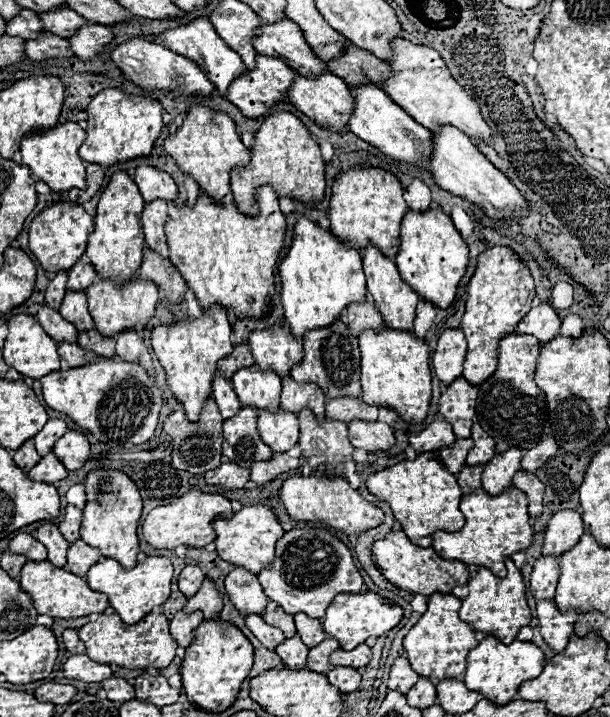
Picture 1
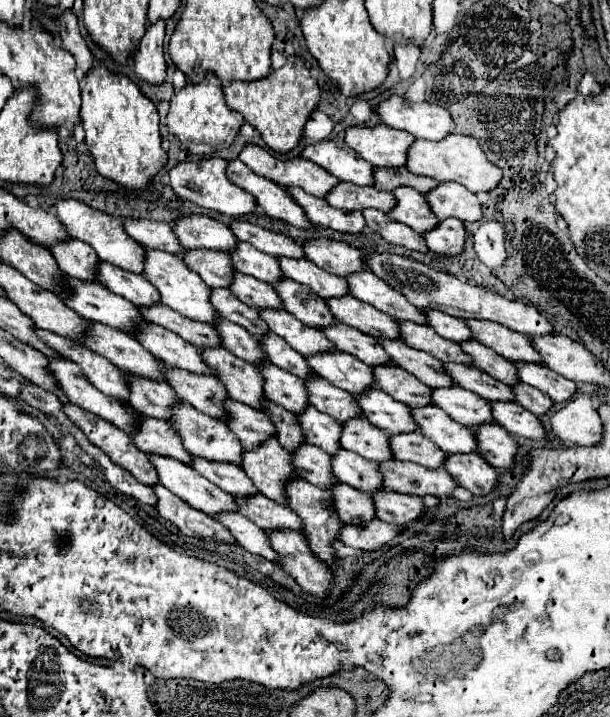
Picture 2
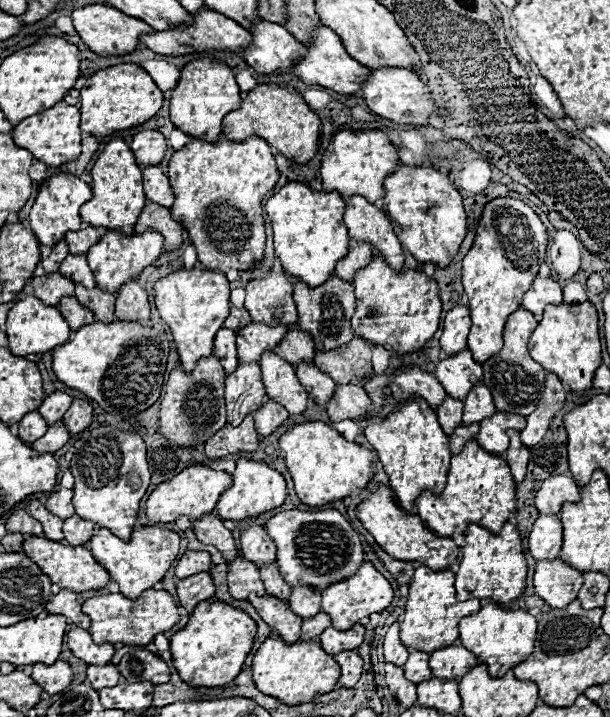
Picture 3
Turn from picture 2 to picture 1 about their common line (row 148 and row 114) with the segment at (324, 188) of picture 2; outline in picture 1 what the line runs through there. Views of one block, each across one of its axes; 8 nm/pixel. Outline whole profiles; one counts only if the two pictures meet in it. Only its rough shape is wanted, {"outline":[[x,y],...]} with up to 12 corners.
{"outline":[[256,56],[256,68],[230,84],[228,100],[262,118],[288,100],[296,72]]}

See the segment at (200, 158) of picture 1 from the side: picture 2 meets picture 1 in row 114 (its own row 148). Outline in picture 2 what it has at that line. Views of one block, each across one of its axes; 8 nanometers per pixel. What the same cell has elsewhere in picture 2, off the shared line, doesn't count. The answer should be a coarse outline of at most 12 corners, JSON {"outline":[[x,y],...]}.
{"outline":[[208,74],[170,100],[168,132],[190,154],[230,148],[244,118]]}

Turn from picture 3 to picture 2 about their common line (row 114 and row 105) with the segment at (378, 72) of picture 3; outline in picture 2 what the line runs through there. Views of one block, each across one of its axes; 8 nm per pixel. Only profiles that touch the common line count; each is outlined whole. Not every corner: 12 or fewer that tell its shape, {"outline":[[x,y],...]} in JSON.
{"outline":[[390,96],[380,120],[414,138],[444,140],[450,112],[428,102]]}

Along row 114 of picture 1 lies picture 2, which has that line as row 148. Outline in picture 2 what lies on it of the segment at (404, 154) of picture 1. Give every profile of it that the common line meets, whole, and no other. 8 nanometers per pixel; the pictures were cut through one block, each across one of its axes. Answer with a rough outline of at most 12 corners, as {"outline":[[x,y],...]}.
{"outline":[[352,126],[346,144],[376,168],[402,168],[414,136]]}

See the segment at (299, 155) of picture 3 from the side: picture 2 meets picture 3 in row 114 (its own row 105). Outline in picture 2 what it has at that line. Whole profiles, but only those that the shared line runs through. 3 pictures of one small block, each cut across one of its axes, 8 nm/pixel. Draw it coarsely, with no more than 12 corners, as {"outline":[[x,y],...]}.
{"outline":[[302,58],[226,84],[230,110],[266,148],[298,146],[320,88]]}

